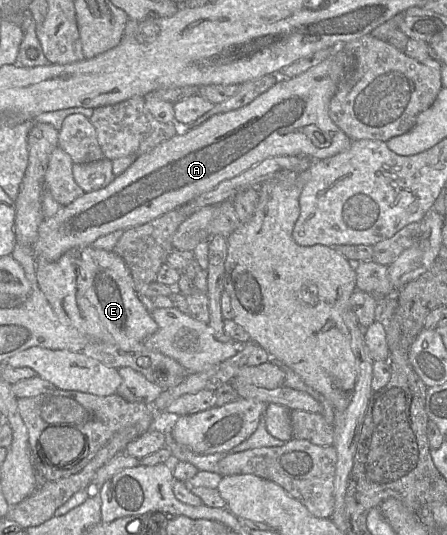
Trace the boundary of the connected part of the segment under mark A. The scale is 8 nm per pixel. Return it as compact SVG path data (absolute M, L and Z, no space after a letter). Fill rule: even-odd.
M332 56L299 76L280 79L269 90L248 105L230 112L219 113L185 134L176 134L136 160L122 174L115 176L106 187L85 192L40 224L38 238L32 246L36 258L56 261L65 252L77 247L90 246L99 237L111 232L137 227L178 209L197 196L214 189L224 180L231 179L277 156L305 155L312 159L325 159L348 150L352 139L331 119L329 105L337 90L338 66Z

